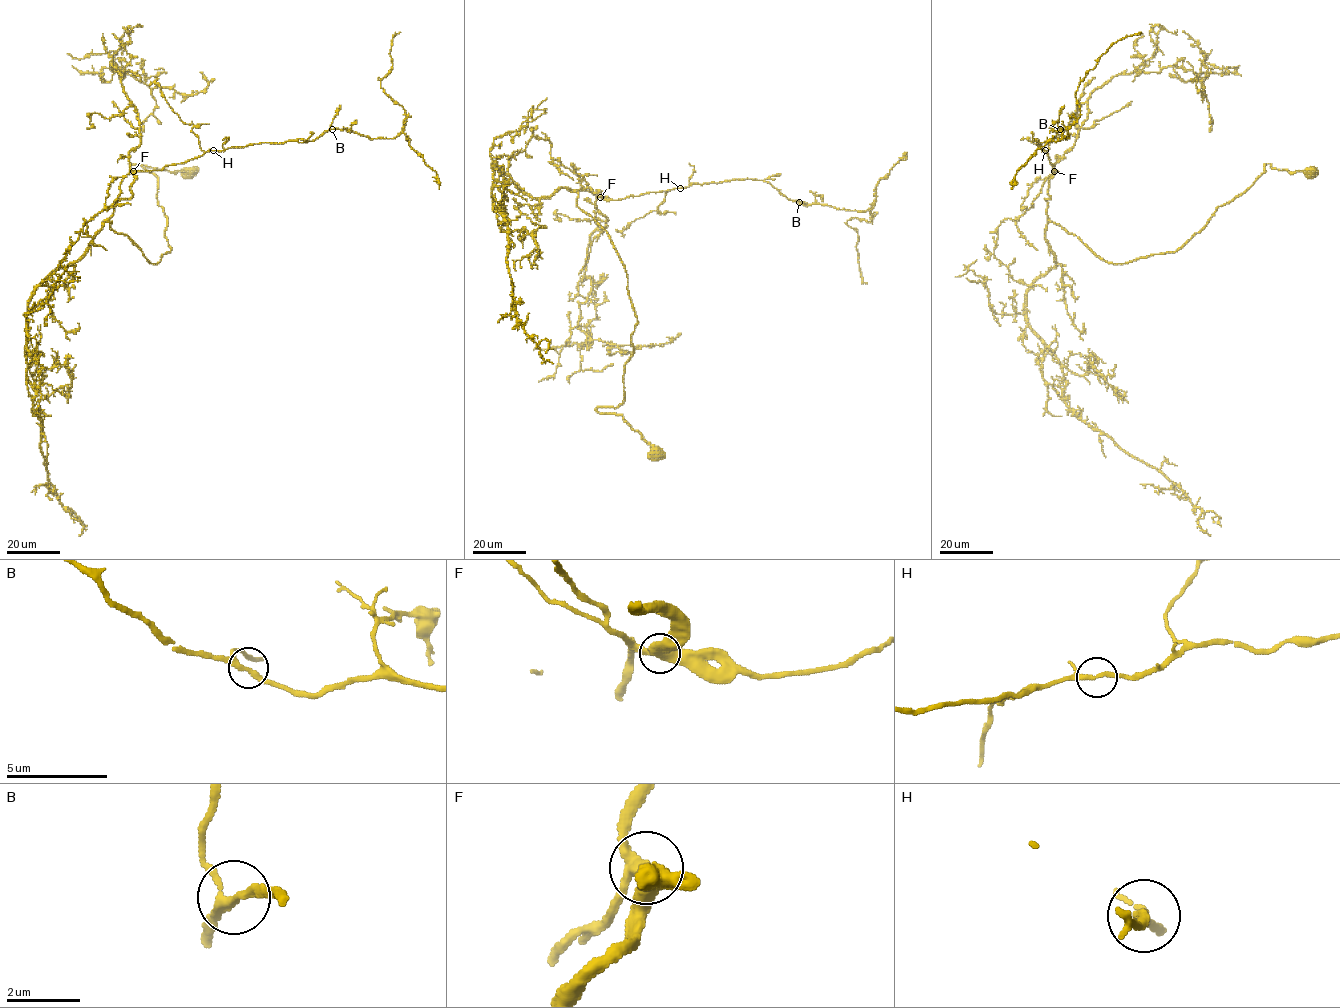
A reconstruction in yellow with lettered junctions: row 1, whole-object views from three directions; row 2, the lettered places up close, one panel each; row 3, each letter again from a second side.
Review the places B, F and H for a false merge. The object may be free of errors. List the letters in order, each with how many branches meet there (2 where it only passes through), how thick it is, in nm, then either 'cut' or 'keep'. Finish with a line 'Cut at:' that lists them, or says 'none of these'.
B: branches 3; calibre 200 nm; keep
F: branches 3; calibre 400 nm; keep
H: branches 3; calibre 190 nm; keep
Cut at: none of these

